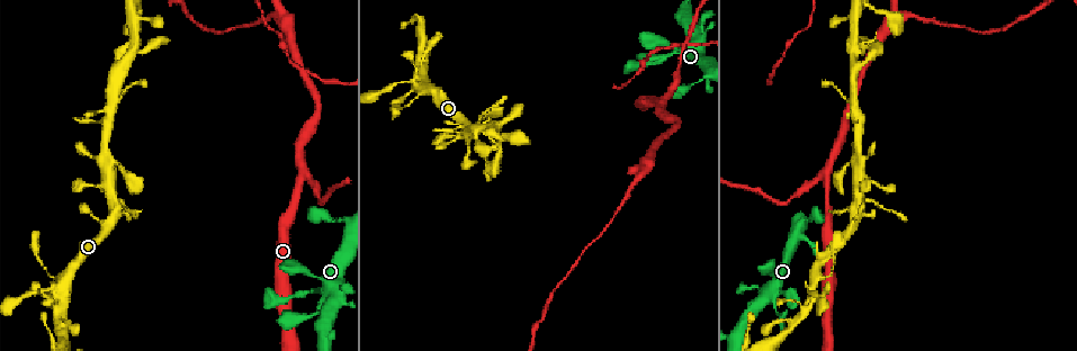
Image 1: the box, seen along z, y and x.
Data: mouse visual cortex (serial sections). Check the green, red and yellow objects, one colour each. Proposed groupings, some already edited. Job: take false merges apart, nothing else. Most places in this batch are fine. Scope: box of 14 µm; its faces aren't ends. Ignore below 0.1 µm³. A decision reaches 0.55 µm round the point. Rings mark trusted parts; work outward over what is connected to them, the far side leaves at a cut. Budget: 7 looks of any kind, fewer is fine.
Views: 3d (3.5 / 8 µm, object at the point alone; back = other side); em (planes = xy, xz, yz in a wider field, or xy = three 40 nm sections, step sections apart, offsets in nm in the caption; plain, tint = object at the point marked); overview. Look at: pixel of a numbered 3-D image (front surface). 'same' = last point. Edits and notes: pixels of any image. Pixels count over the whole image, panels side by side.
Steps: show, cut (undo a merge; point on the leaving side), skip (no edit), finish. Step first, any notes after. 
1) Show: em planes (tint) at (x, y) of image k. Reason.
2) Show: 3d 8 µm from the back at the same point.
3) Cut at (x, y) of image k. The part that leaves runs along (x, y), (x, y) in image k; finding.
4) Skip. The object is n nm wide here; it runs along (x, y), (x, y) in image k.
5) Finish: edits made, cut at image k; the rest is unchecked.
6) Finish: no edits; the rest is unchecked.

Show: 3d 3.5 µm at (825, 176) of image 1. Three arms meet.

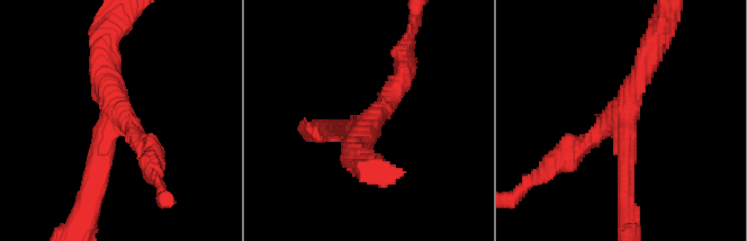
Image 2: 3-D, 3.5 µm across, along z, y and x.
Show: em xy step 2 (tint) at (625, 122) of image 2. 3 arms meet here; the arms are 250, 300, 350 nm wide; shape alone is not enough.

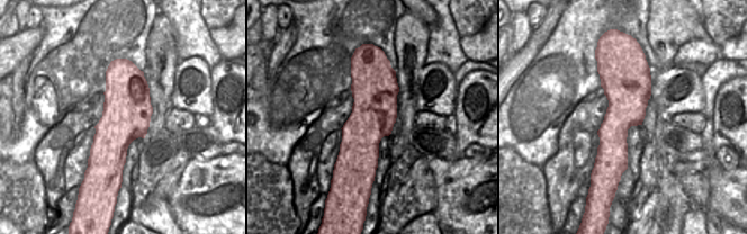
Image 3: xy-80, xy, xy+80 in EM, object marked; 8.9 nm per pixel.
Skip. It runs along (627, 189), (623, 113), (653, 51) in image 2; one cell here.

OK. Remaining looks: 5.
Show: 3d 8 µm at (105, 163) of image 1. Two arms in line, one across.

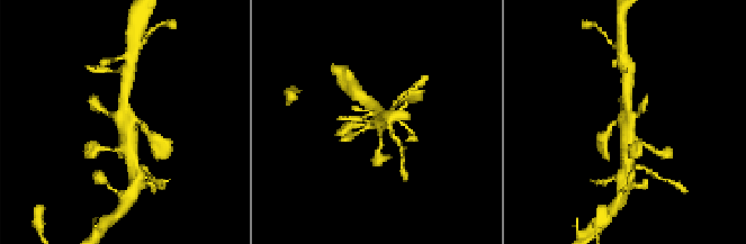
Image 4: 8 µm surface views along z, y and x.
Show: em xy step 1 (tint) at (126, 121) of image 4.

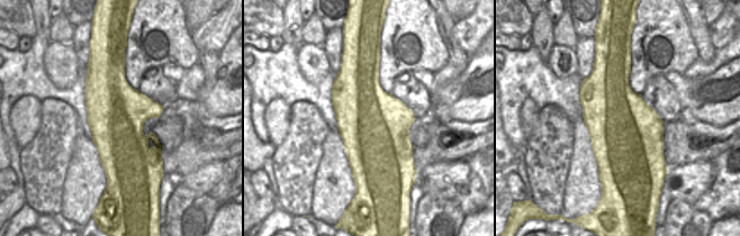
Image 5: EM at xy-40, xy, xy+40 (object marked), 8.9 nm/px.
Skip. The object is 650 nm wide here; it runs along (131, 156), (125, 115), (126, 88) in image 4; continuous, no second cell.

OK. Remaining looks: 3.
Show: 3d 8 µm at (59, 284) of image 1. Four-way junction.

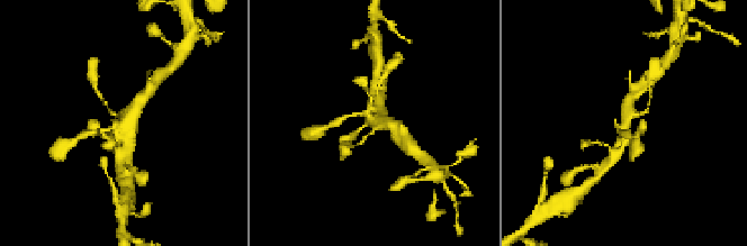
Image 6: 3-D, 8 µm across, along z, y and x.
Show: 3d 3.5 µm at (626, 123) of image 6.

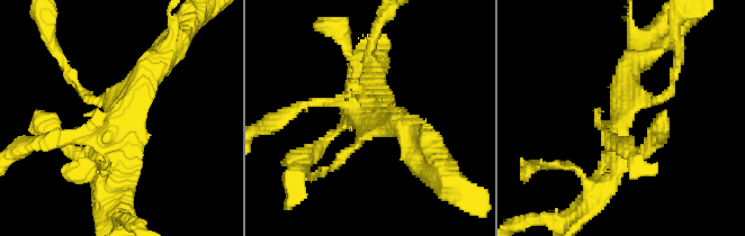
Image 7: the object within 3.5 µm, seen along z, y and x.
Show: em xy step 2 (tint) at (370, 117) of image 7.

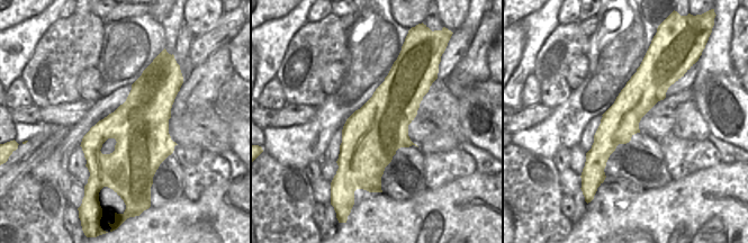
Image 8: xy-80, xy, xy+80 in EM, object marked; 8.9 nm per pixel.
Skip. It runs along (158, 62), (117, 114), (120, 193) in image 7; all the same cell.

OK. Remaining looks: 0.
Finish: no edits; the rest is unchecked.

